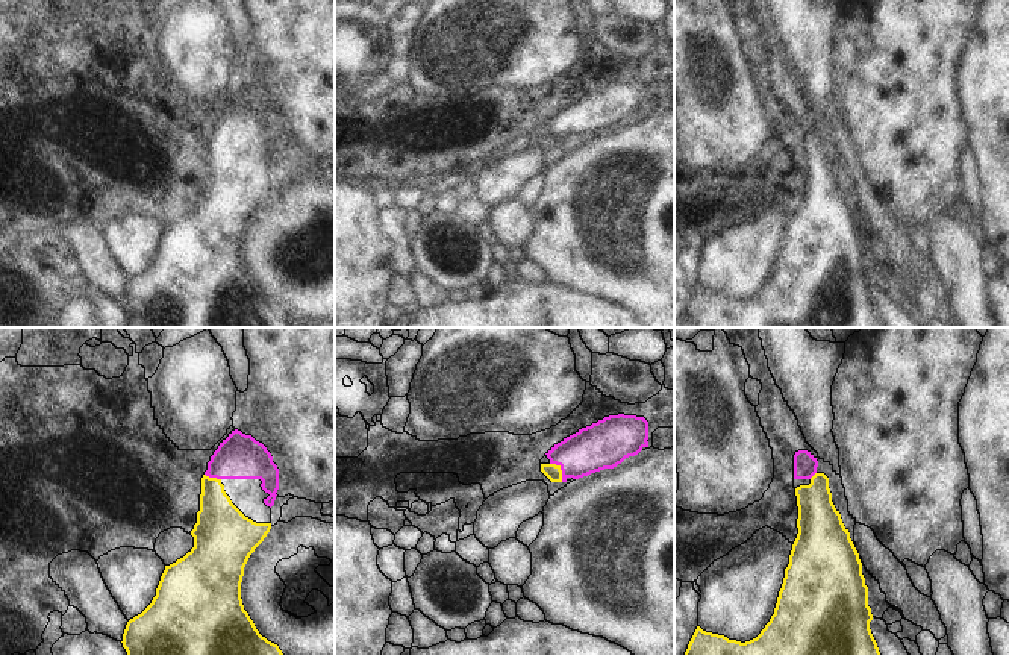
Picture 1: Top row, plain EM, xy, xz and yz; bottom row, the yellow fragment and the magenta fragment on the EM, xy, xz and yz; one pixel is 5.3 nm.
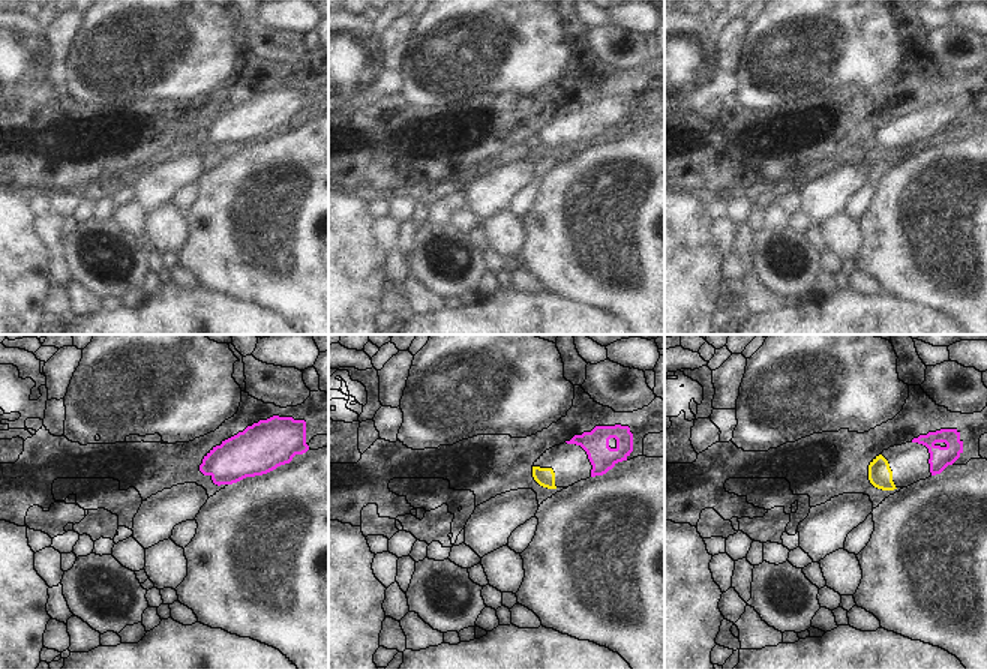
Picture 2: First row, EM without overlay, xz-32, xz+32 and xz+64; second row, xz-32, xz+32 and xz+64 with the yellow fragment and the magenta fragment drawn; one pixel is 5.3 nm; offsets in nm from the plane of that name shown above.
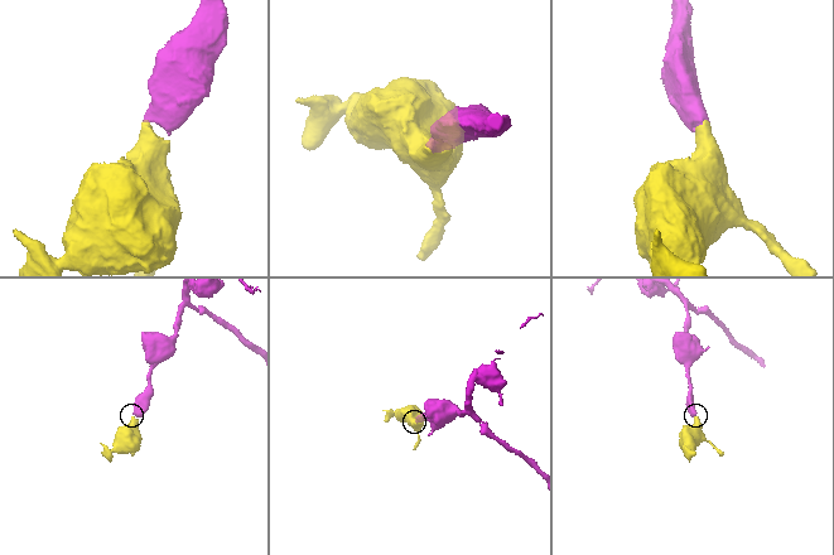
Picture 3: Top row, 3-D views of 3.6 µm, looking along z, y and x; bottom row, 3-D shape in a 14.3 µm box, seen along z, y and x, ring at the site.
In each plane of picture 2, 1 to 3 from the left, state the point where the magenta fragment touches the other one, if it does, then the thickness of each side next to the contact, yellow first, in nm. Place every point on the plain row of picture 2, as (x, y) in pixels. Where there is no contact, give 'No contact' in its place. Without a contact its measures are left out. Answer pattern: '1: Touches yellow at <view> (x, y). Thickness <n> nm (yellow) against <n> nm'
1: No contact
2: No contact
3: No contact.

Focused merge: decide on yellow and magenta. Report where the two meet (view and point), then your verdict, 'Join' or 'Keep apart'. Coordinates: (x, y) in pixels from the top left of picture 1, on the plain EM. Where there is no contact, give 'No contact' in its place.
Touches yellow at xz (561, 131). Join.

